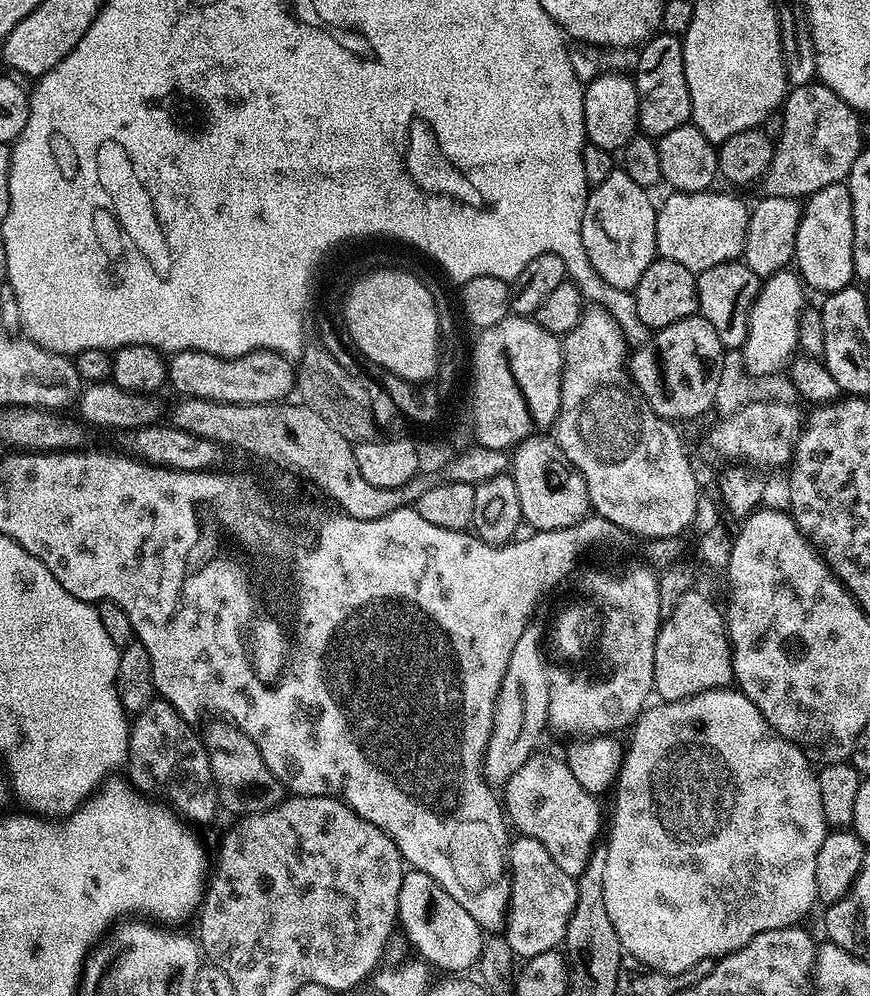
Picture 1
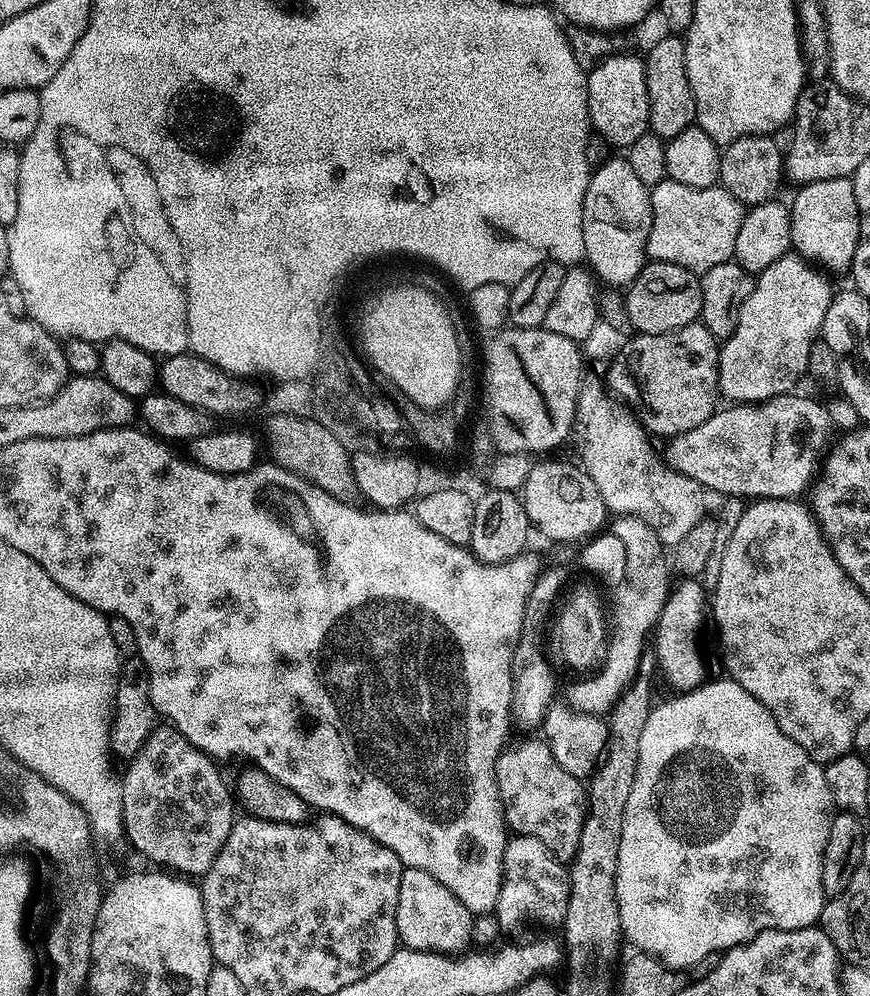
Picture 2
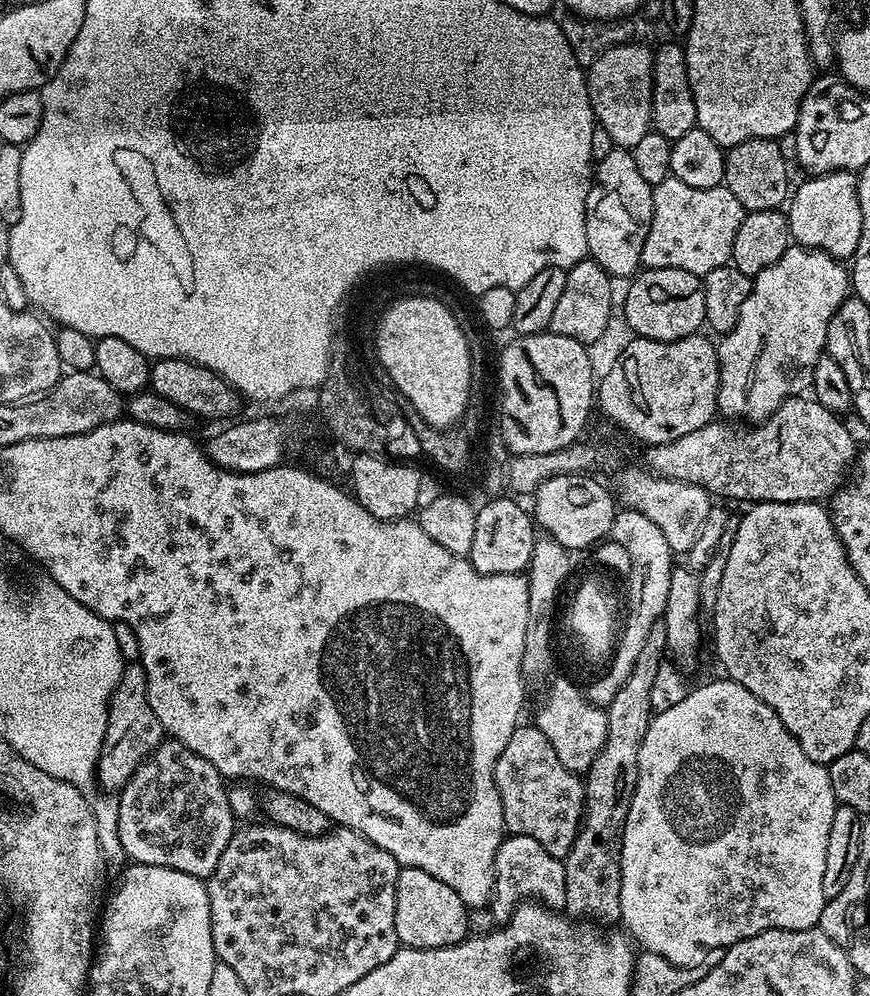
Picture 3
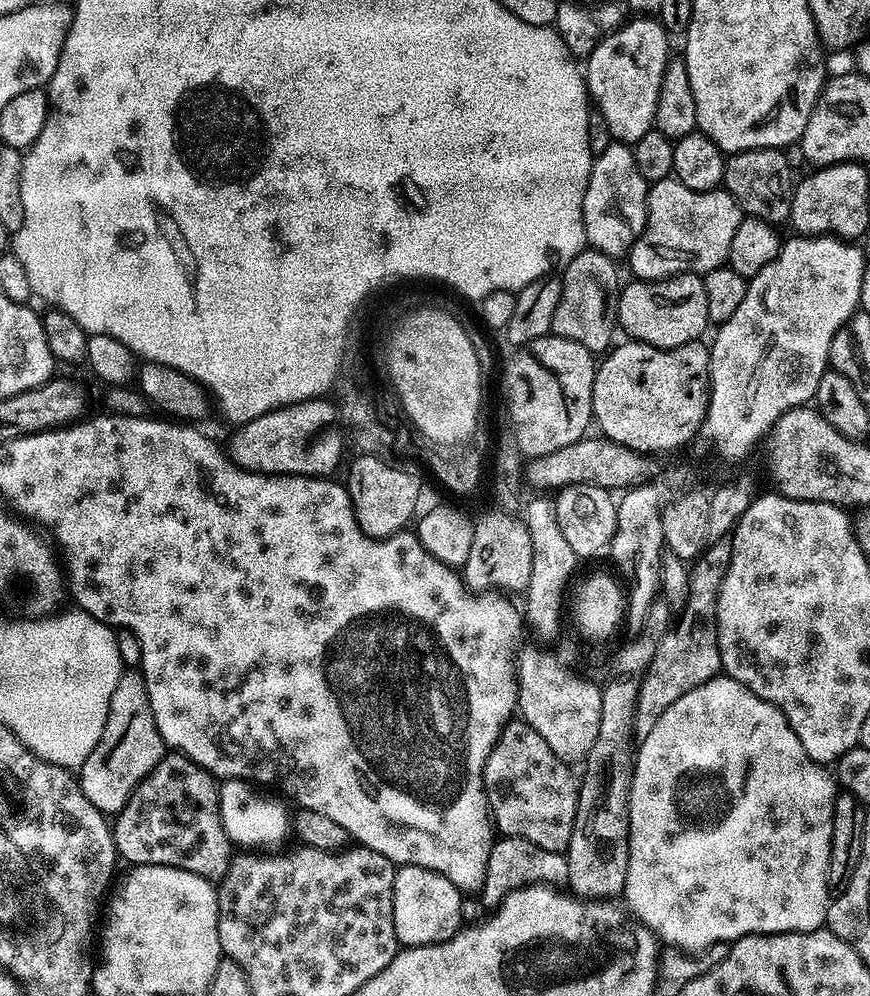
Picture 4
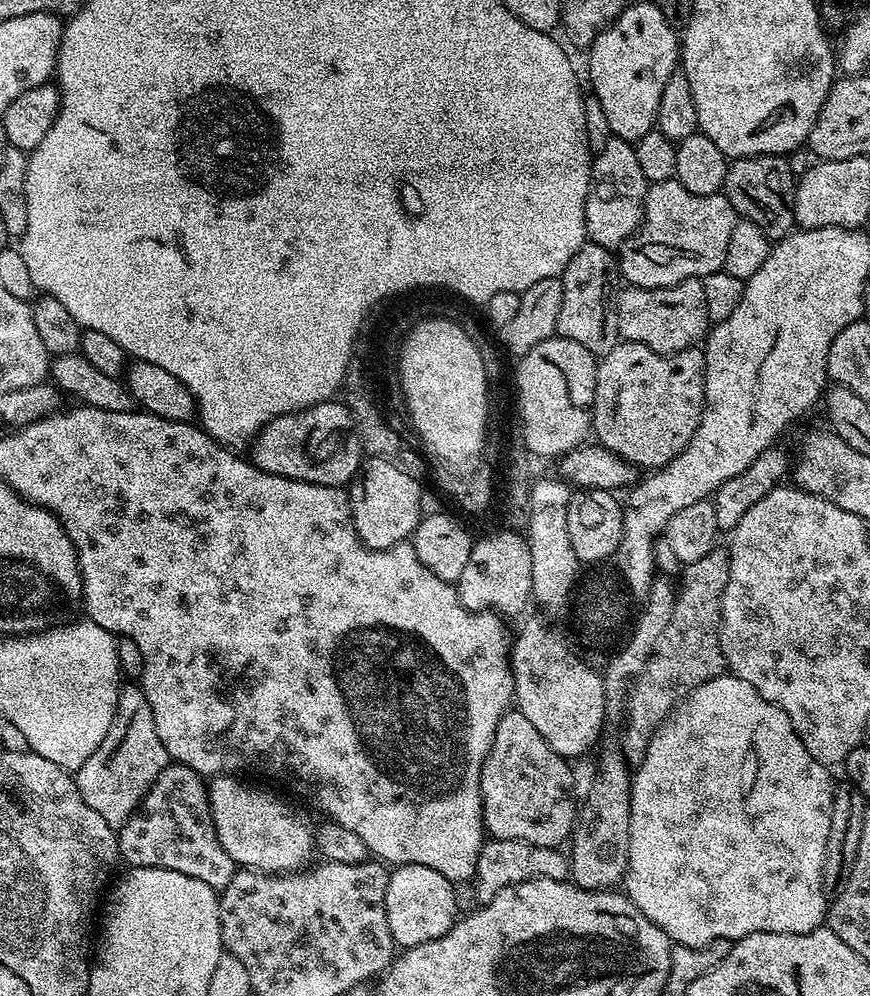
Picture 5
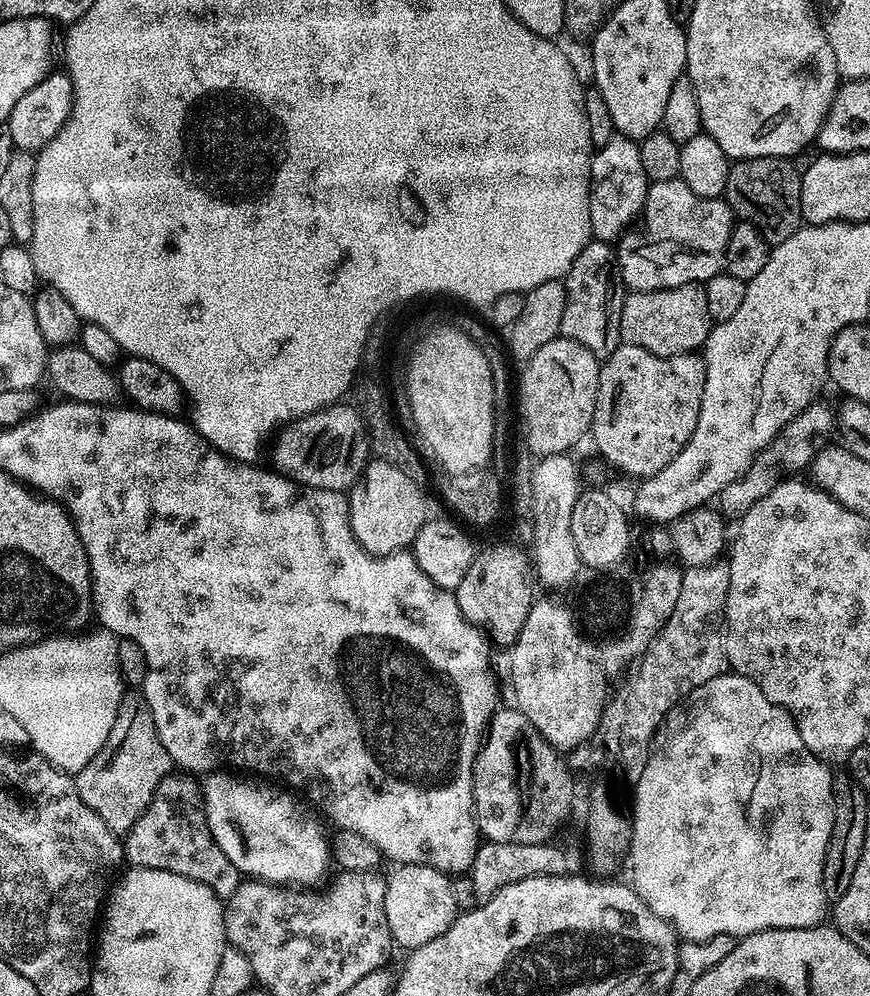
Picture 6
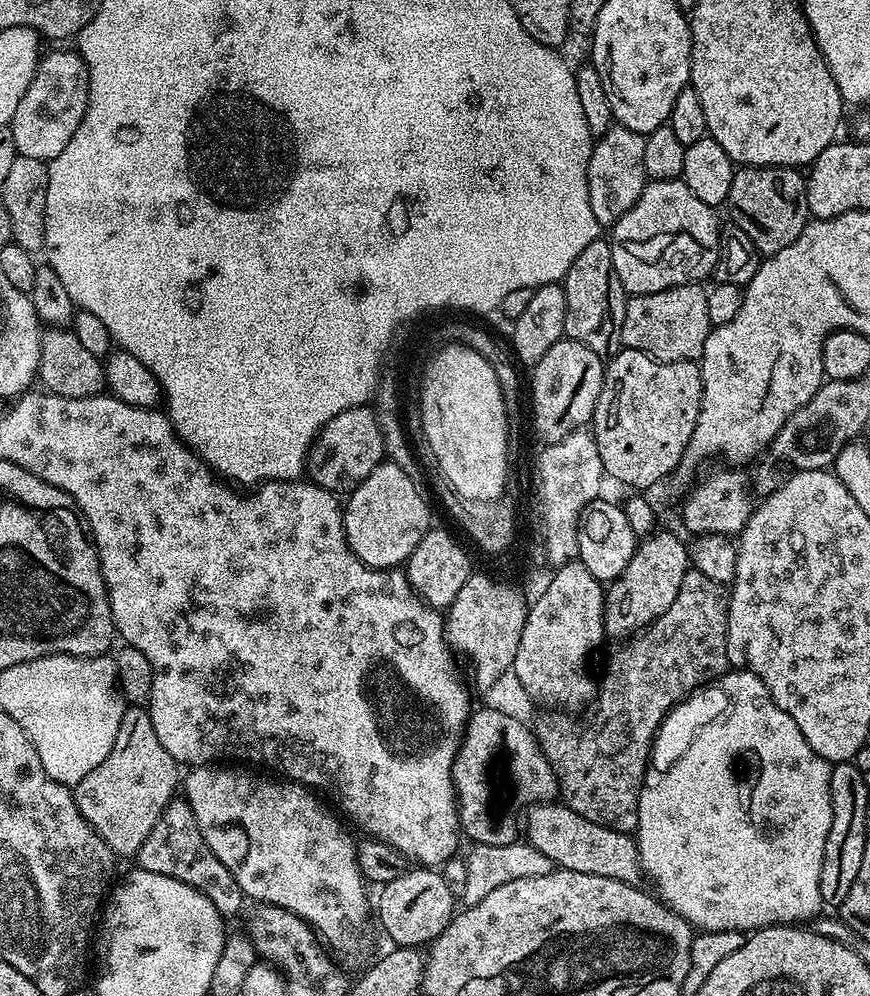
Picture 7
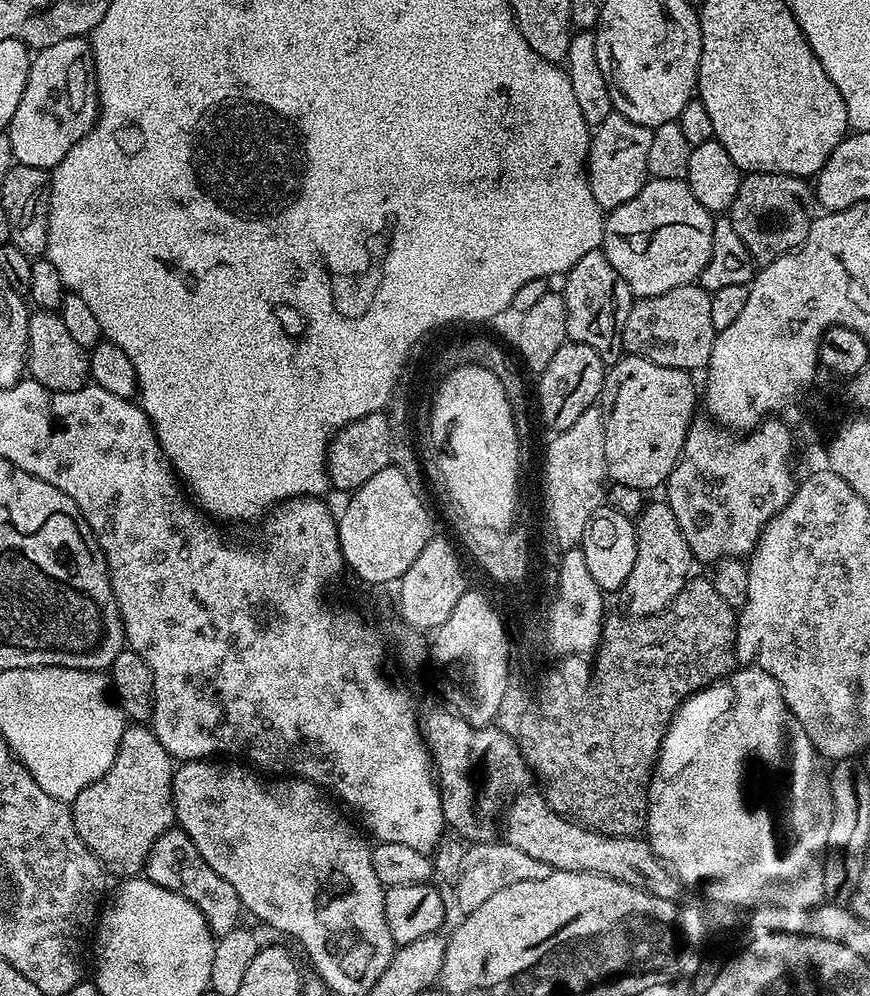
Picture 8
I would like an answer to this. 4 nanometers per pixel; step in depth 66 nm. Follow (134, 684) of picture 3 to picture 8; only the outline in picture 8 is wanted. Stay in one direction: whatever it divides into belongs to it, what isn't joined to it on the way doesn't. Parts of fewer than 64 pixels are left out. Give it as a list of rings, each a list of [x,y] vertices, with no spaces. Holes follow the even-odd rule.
[[[132,722],[118,742],[118,754],[114,754],[110,770],[70,801],[74,826],[82,842],[116,878],[135,877],[143,869],[156,839],[173,827],[173,771],[174,757],[158,742],[151,727]]]

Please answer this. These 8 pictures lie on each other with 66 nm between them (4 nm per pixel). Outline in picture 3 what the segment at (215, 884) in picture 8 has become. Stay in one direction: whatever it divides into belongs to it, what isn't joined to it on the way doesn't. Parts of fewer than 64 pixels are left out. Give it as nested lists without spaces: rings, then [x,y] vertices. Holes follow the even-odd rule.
[[[161,739],[160,745],[138,766],[118,796],[118,838],[125,857],[138,864],[162,866],[191,876],[212,876],[218,866],[218,858],[222,858],[222,850],[226,850],[232,833],[238,827],[237,817],[230,810],[228,790],[225,777],[213,764],[206,762],[206,758],[194,754],[194,750],[182,746],[182,742]]]

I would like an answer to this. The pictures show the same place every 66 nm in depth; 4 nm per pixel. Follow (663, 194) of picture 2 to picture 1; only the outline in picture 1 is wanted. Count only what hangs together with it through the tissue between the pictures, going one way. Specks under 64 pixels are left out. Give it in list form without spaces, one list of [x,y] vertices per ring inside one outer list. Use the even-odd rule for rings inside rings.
[[[669,191],[656,209],[656,251],[670,262],[686,266],[686,270],[702,273],[710,266],[728,260],[740,260],[744,255],[744,242],[748,229],[749,205],[743,204],[728,192]]]

